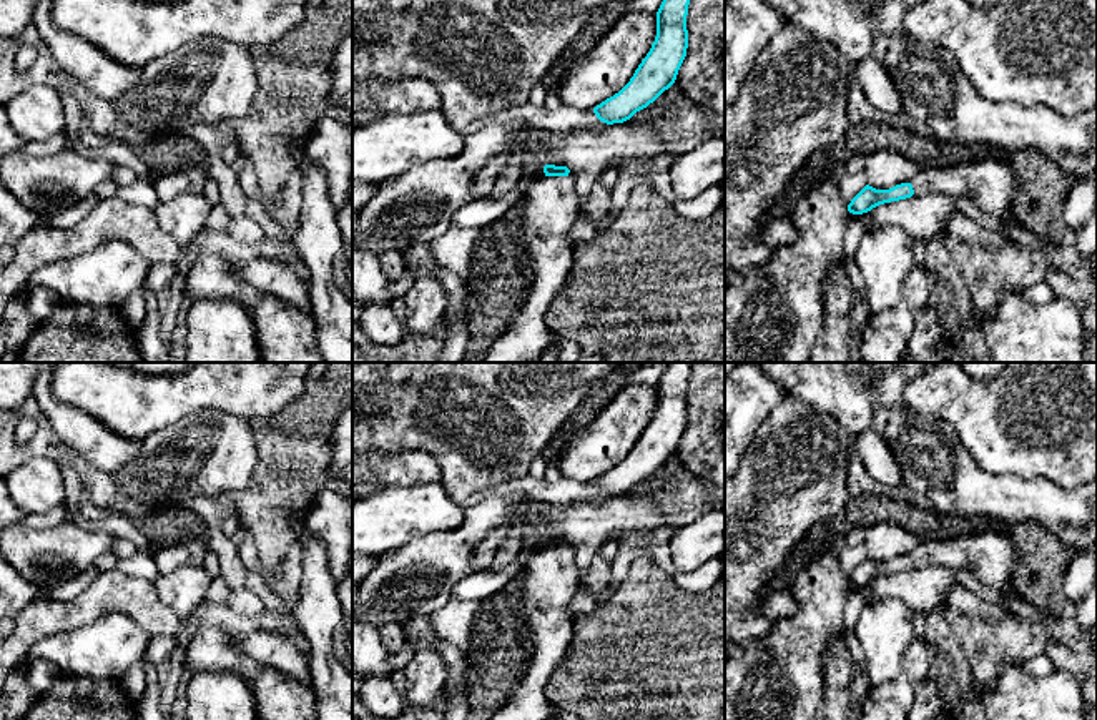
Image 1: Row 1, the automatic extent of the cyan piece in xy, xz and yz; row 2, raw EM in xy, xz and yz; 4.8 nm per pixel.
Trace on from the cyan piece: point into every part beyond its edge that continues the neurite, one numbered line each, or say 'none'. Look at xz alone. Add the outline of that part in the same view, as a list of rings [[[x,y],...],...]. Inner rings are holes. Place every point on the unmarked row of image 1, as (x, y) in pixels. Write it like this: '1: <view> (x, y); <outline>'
1: xz (550, 581); [[[544,549],[527,557],[522,589],[532,660],[517,688],[490,720],[548,720],[555,712],[545,687],[573,637],[575,620],[568,605],[578,580],[568,549]]]

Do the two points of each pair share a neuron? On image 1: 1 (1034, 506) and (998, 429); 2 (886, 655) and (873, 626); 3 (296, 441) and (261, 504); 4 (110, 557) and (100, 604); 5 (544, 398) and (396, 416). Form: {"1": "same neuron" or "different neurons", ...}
{"1": "different neurons", "2": "same neuron", "3": "same neuron", "4": "different neurons", "5": "same neuron"}

